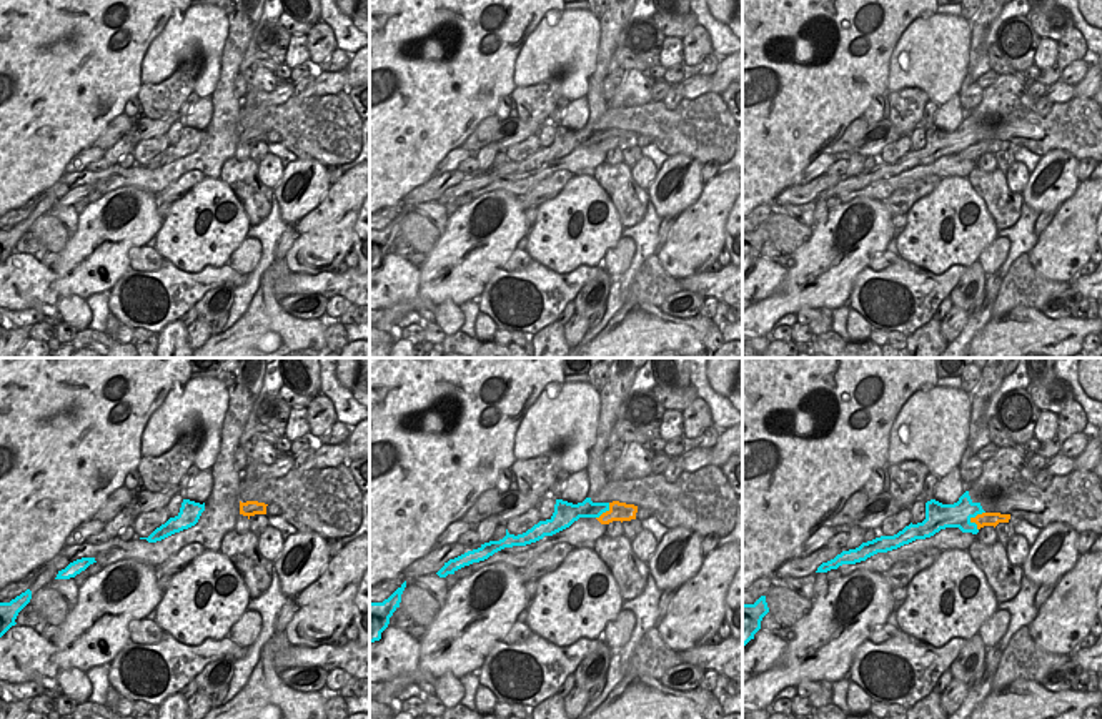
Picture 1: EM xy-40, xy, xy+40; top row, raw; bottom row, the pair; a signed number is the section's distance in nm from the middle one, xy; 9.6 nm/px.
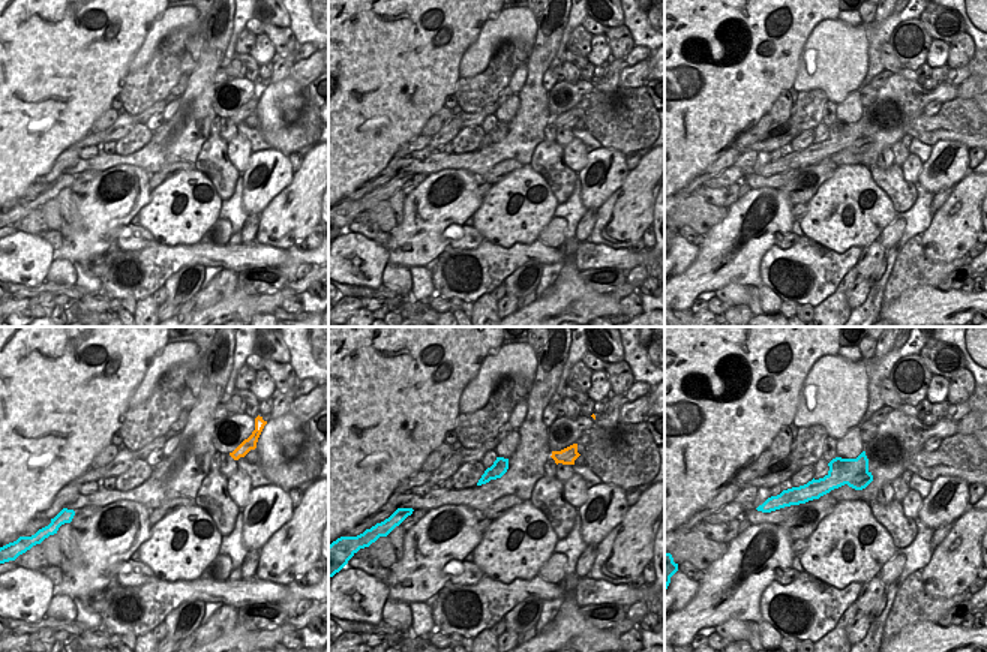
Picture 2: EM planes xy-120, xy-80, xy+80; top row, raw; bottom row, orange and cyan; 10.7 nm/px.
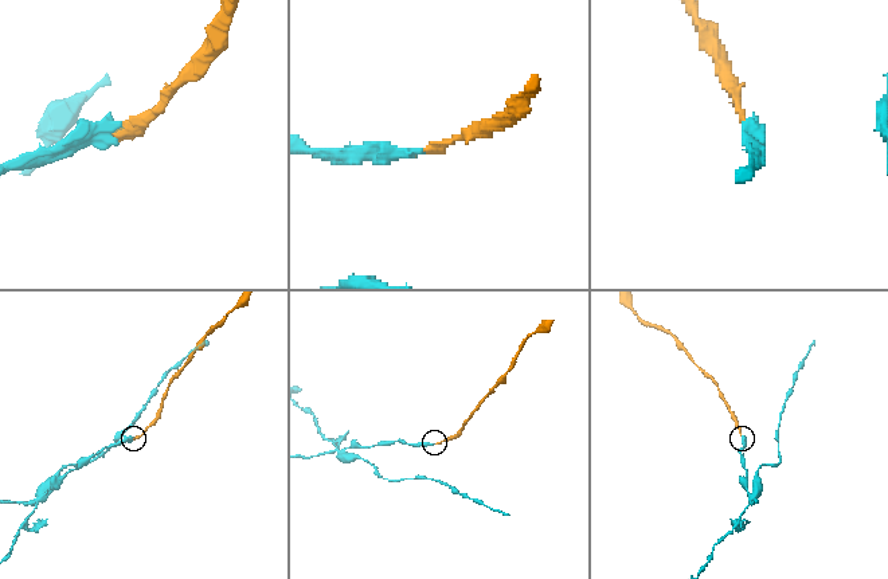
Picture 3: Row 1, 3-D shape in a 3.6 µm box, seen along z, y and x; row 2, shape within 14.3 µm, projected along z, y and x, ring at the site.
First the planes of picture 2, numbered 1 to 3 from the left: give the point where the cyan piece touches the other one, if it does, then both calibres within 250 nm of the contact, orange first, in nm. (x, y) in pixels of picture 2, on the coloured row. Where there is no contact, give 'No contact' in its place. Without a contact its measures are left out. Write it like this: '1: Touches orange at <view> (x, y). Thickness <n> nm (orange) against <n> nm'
1: No contact
2: No contact
3: No contact.

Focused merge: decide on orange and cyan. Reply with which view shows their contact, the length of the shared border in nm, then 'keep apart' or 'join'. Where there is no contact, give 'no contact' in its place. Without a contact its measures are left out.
xy+40 | 200 nm | keep apart

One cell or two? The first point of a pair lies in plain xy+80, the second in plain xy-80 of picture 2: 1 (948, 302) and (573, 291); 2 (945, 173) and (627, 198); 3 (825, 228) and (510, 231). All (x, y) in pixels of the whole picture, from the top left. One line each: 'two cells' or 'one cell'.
1: one cell
2: two cells
3: one cell

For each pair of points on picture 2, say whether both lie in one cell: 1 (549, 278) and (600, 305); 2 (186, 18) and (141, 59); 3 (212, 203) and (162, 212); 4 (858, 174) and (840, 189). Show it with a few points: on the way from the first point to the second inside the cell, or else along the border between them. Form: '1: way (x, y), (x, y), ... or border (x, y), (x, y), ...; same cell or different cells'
1: border (564, 263), (551, 285); different cells
2: way (173, 18), (149, 45); same cell
3: way (200, 204), (191, 204), (179, 216), (174, 216); same cell
4: way (854, 179), (845, 188); same cell

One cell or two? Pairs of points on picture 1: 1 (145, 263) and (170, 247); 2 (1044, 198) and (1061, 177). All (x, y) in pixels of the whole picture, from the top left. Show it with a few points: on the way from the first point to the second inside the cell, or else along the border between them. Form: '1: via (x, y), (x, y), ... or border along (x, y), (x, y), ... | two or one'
1: border along (153, 247), (163, 260) | two
2: via (1051, 192), (1057, 188), (1057, 183) | one

